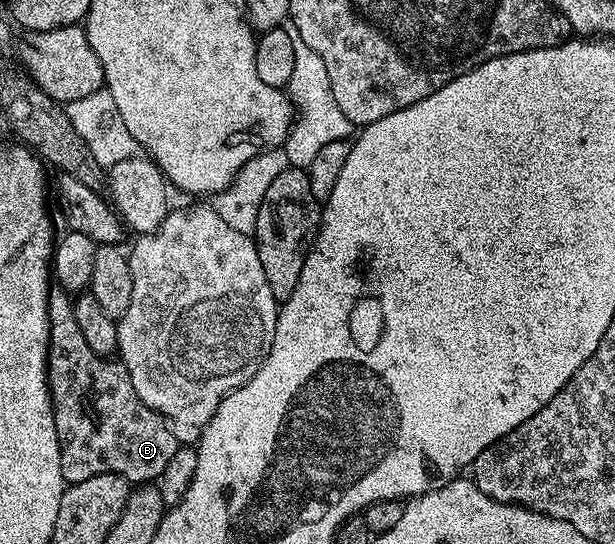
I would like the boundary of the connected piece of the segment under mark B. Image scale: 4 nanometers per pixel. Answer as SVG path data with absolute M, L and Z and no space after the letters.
M53 289L49 292L49 330L51 332L49 337L49 396L53 401L55 427L61 442L61 468L65 482L66 484L78 483L79 481L87 481L87 477L95 477L99 473L115 473L123 476L133 485L152 484L154 481L160 480L161 474L164 473L172 457L175 456L179 446L175 433L169 427L167 419L163 418L155 409L143 405L143 401L139 401L139 393L135 393L135 385L131 385L131 377L125 366L116 358L95 353L95 349L91 349L91 345L87 345L83 333L79 333L79 321L75 321L73 302L74 300L60 289Z

